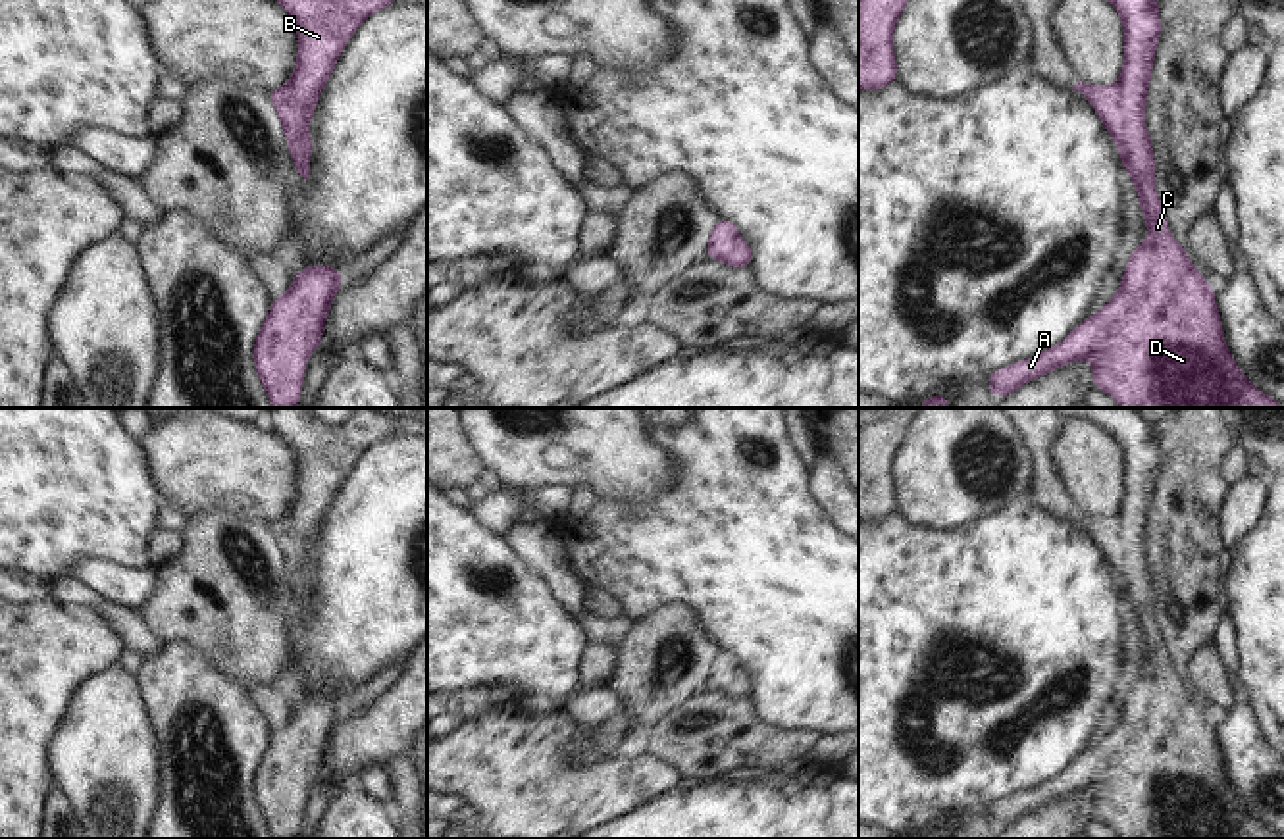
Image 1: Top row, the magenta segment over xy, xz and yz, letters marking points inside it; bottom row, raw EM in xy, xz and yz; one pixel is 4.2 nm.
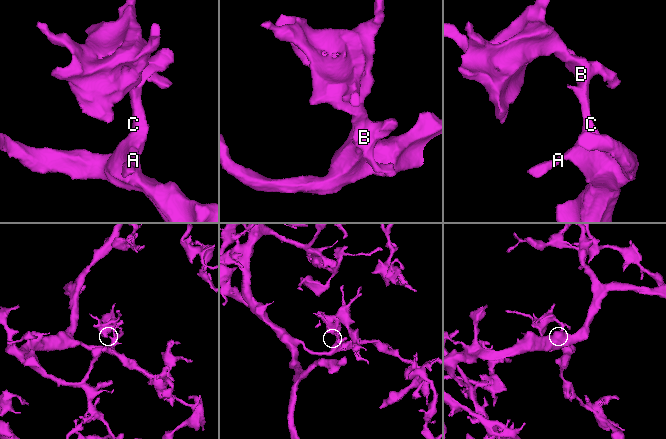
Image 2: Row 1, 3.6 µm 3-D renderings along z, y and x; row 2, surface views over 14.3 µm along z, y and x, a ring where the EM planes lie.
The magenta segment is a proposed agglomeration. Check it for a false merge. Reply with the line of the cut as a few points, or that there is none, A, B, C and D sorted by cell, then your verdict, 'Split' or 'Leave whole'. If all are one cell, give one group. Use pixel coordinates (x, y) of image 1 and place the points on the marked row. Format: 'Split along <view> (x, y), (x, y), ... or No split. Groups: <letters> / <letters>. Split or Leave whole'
No split. Groups: A B C D. Leave whole

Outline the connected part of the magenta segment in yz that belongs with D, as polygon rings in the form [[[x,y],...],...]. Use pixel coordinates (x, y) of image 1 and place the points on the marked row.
[[[1107,0],[1124,21],[1124,67],[1118,83],[1095,87],[1078,81],[1070,90],[1086,96],[1113,144],[1124,169],[1138,189],[1138,204],[1149,231],[1147,242],[1138,242],[1122,275],[1117,294],[1095,314],[1088,316],[1057,346],[988,373],[993,400],[1001,400],[1043,373],[1091,358],[1095,389],[1107,393],[1120,408],[1284,408],[1253,387],[1232,360],[1213,285],[1192,266],[1184,246],[1170,235],[1155,192],[1155,162],[1145,129],[1145,100],[1149,73],[1159,42],[1159,0]]]

